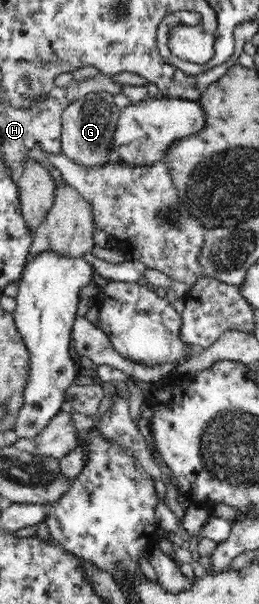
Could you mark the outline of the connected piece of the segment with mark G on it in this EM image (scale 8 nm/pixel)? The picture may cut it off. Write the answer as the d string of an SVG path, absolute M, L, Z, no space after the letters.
M92 92L69 105L61 115L62 145L61 152L75 164L85 168L96 168L109 163L111 145L121 109L114 103L114 95L108 92Z

